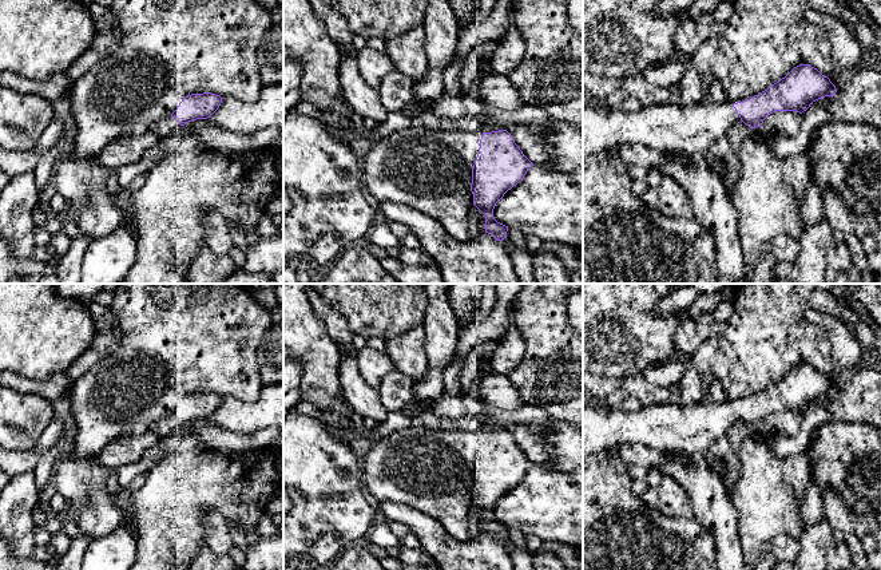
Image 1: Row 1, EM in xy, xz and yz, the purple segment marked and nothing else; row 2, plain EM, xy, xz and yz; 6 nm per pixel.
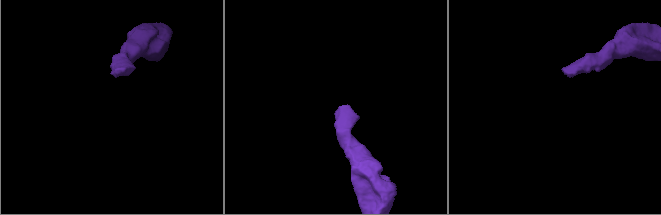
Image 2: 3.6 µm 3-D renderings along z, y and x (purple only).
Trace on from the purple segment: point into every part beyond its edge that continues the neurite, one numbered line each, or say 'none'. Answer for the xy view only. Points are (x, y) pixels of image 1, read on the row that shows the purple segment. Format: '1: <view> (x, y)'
1: xy (167, 127)

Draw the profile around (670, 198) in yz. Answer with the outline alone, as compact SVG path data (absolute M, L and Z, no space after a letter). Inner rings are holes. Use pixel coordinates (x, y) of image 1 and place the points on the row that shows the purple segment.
M663 177L658 187L650 187L643 194L643 201L670 218L693 219L693 202L687 191L672 178Z

